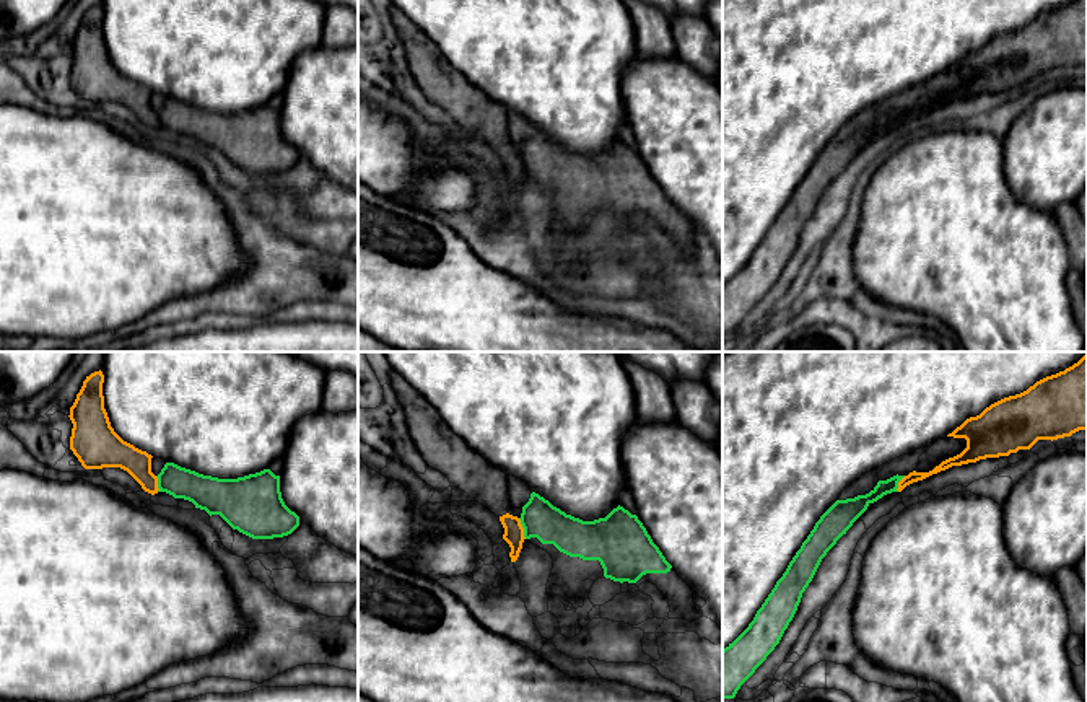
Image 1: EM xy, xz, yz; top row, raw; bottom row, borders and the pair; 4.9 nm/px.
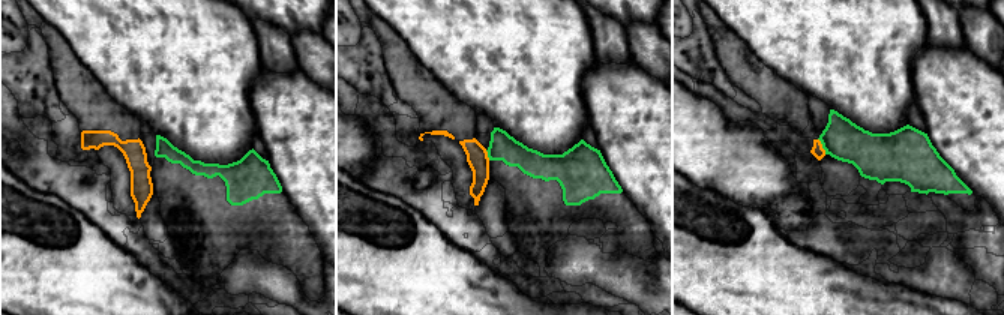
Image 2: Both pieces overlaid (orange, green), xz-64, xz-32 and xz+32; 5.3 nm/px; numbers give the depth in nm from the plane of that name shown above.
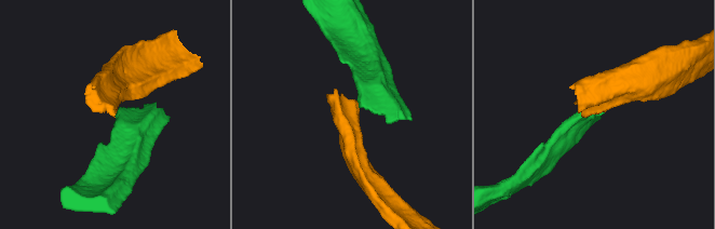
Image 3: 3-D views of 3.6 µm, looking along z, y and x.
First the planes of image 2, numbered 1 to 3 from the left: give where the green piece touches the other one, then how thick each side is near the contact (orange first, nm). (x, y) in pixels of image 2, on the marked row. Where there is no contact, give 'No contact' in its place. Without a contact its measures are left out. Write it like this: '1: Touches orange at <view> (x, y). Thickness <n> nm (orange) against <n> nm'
1: No contact
2: Touches orange at xz-32 (486, 155). Thickness 120 nm (orange) against 140 nm
3: Touches orange at xz+32 (821, 146). Thickness 70 nm (orange) against 220 nm

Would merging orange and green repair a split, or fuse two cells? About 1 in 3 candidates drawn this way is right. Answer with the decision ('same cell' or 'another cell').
another cell

